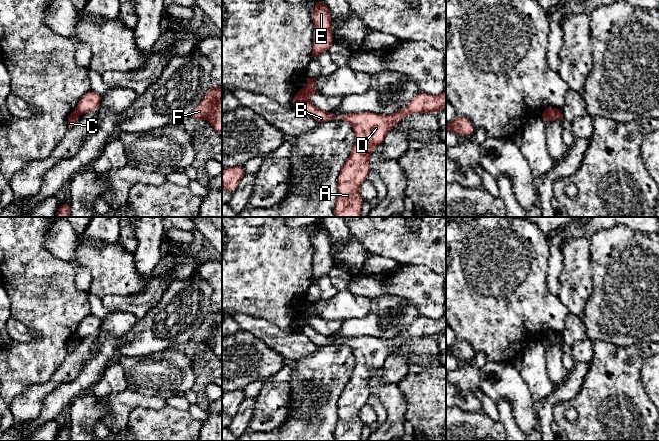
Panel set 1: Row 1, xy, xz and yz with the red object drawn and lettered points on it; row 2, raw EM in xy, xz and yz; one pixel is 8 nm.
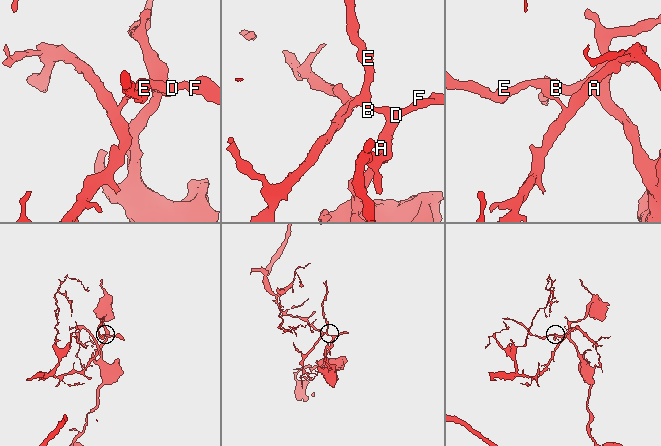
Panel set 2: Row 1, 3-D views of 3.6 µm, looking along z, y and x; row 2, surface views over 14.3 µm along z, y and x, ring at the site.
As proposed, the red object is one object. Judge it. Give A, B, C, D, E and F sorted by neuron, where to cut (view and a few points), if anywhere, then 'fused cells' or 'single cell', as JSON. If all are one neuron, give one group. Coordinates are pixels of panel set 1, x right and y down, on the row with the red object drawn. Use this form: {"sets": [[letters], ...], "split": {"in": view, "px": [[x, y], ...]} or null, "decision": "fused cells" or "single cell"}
{"sets": [["A", "B", "D", "E", "F"], ["C"]], "split": {"in": "xz", "px": [[302, 88], [300, 108]]}, "decision": "fused cells"}

